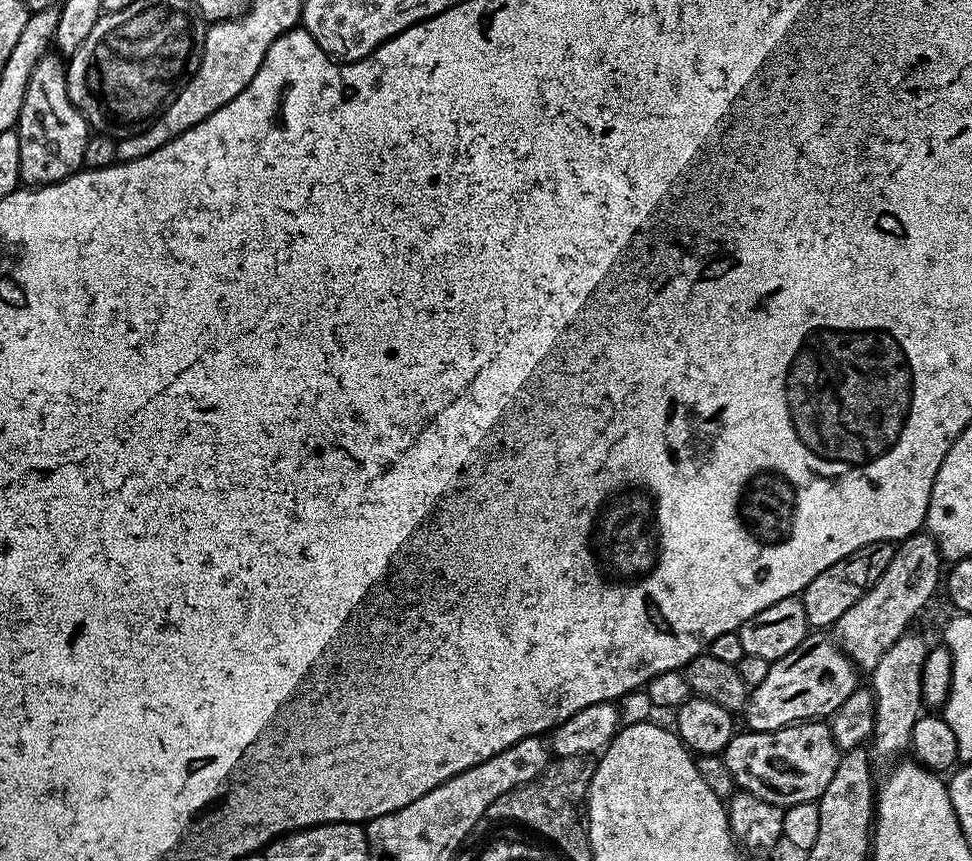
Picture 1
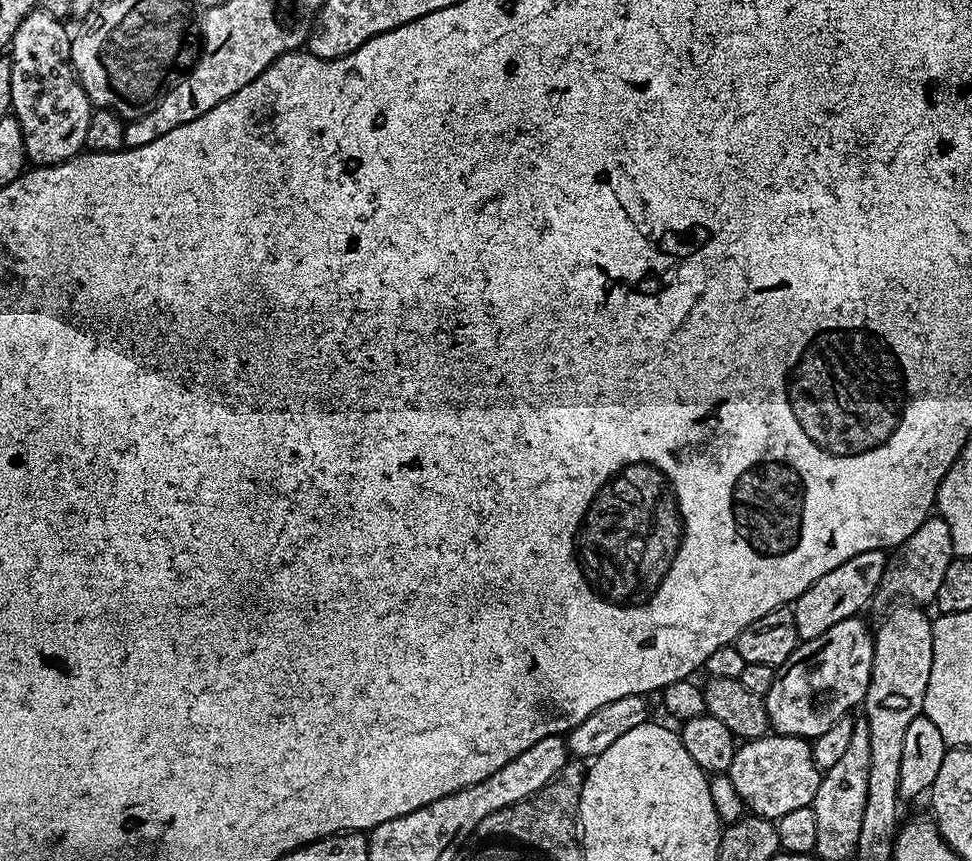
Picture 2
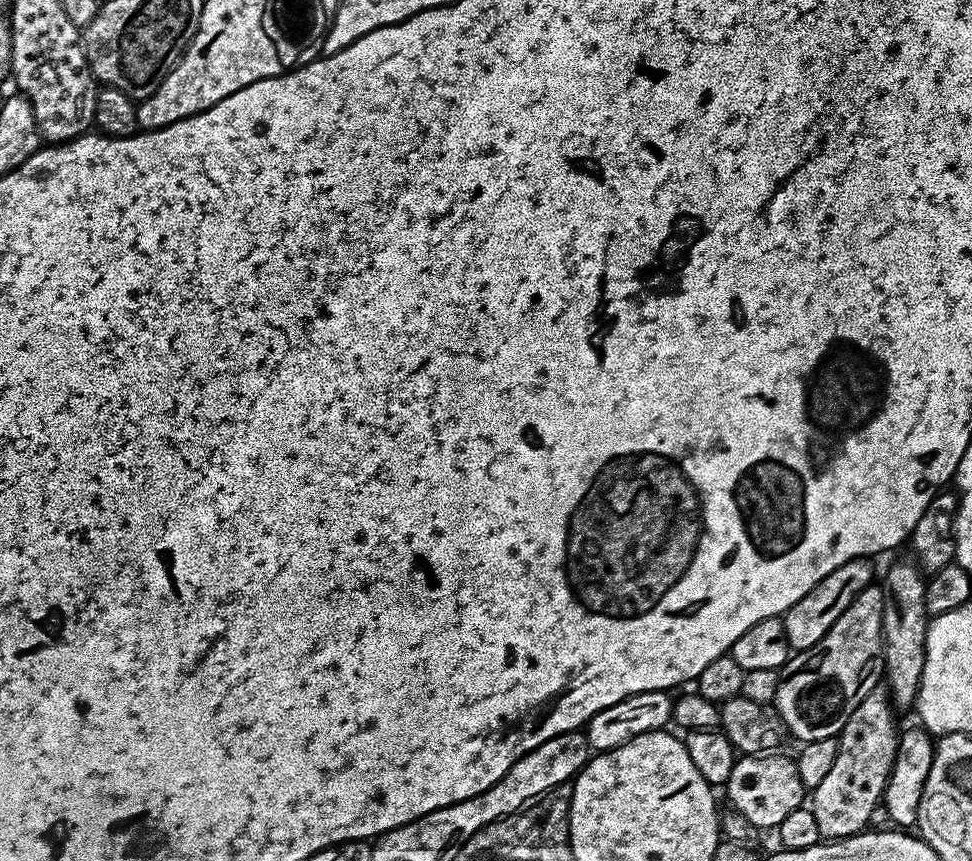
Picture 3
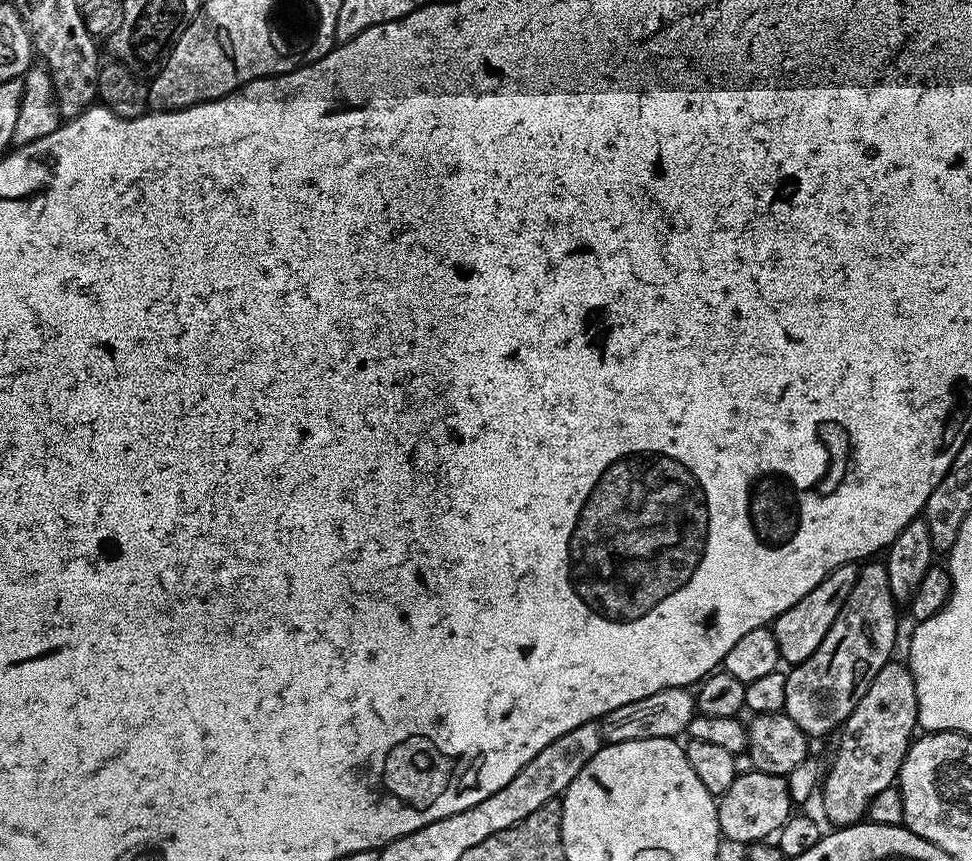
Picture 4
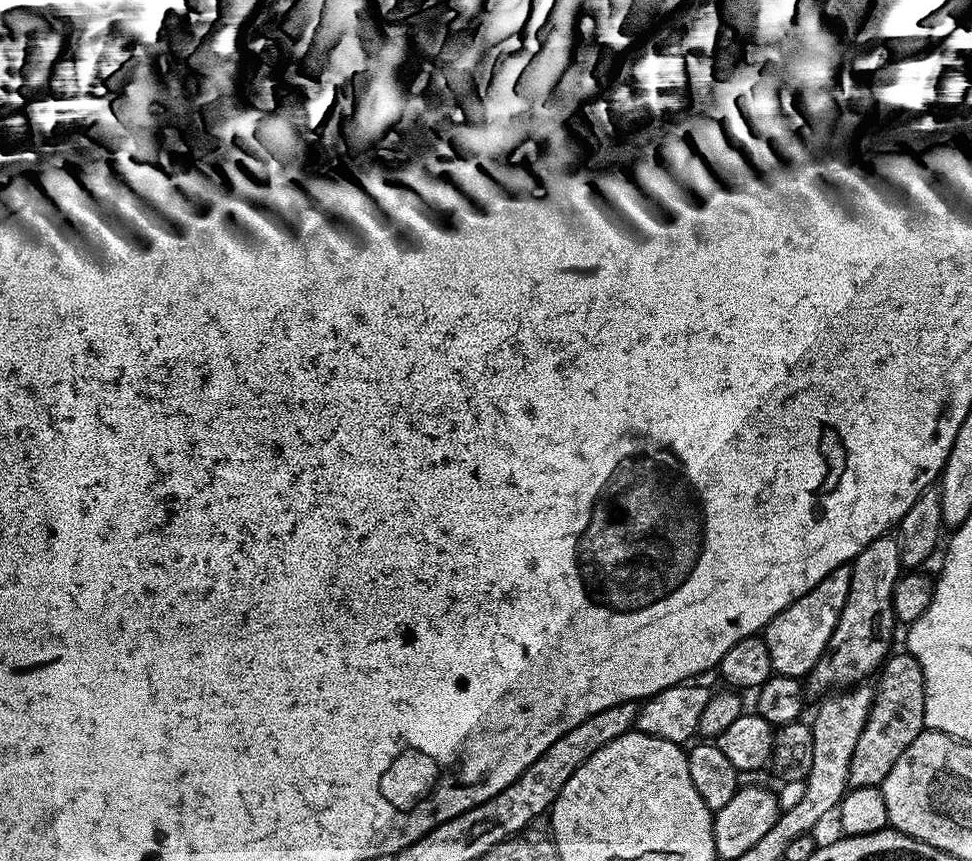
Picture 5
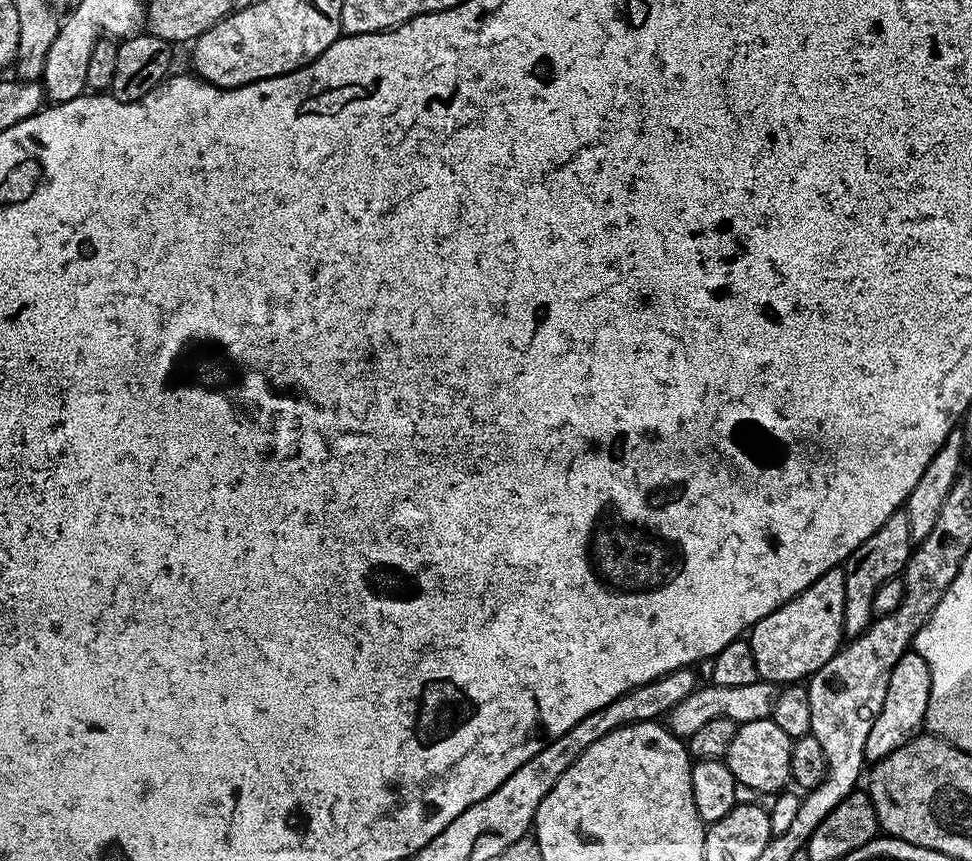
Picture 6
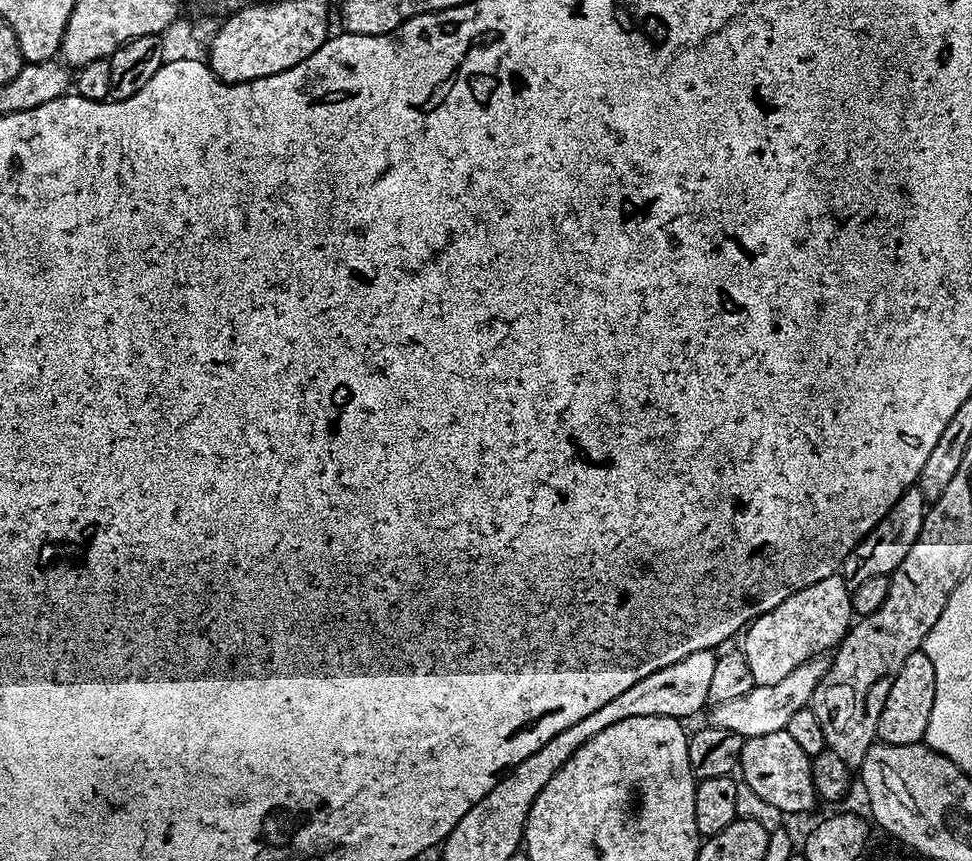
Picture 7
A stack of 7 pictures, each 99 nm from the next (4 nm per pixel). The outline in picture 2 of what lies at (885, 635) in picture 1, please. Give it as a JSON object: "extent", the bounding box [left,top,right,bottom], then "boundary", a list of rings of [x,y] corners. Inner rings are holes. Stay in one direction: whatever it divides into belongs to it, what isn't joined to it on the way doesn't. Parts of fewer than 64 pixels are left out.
{"extent":[879,514,953,606],"boundary":[[[939,514],[929,516],[922,522],[922,526],[918,526],[918,530],[914,530],[914,534],[910,534],[910,538],[906,538],[906,542],[898,545],[888,556],[888,565],[884,567],[880,579],[879,599],[895,601],[903,598],[917,606],[931,605],[942,586],[946,566],[950,566],[953,558],[950,526],[946,526],[943,516]]]}

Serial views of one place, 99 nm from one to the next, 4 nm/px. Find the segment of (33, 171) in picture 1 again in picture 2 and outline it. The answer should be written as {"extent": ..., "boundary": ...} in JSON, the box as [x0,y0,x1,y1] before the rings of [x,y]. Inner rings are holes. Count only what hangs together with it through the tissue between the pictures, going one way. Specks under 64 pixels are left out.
{"extent":[10,10,94,168],"boundary":[[[33,10],[22,18],[10,45],[11,107],[22,130],[27,163],[42,168],[85,151],[86,130],[94,111],[72,65],[72,36],[64,25],[65,21],[53,14]]]}

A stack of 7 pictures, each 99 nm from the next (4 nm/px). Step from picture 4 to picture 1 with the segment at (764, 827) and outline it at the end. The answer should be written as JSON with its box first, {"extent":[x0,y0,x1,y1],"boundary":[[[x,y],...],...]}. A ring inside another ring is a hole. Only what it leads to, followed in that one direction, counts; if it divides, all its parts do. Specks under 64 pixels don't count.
{"extent":[722,722,842,806],"boundary":[[[797,722],[773,732],[743,731],[733,735],[722,753],[723,762],[739,791],[781,806],[819,801],[826,786],[830,786],[830,778],[834,778],[842,755],[827,723]]]}

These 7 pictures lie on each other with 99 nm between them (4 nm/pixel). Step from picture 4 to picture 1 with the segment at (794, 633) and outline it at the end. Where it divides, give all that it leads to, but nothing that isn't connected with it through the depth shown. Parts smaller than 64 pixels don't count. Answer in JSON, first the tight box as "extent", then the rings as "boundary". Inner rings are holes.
{"extent":[802,541,896,629],"boundary":[[[889,541],[874,542],[854,550],[854,554],[842,558],[842,562],[834,562],[834,566],[822,570],[822,574],[807,584],[802,593],[809,629],[831,629],[838,618],[842,618],[842,614],[846,614],[846,610],[850,610],[850,606],[854,606],[854,602],[858,602],[858,598],[862,598],[862,594],[866,594],[872,584],[878,582],[878,578],[882,578],[895,553],[896,548]]]}

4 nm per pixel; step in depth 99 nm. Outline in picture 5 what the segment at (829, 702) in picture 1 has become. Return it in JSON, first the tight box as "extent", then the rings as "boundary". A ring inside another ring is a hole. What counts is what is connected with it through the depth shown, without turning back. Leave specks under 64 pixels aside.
{"extent":[806,535,902,698],"boundary":[[[891,535],[879,536],[862,554],[858,554],[856,559],[851,561],[852,577],[850,578],[850,594],[848,601],[840,612],[838,622],[834,626],[834,634],[830,634],[830,642],[818,658],[818,662],[812,667],[811,672],[806,677],[806,688],[809,693],[812,692],[819,698],[827,697],[837,690],[848,690],[853,686],[859,685],[868,675],[875,673],[883,665],[886,657],[889,655],[888,647],[892,644],[892,624],[894,617],[892,615],[892,595],[894,586],[902,575],[902,565],[900,563],[900,545]]]}

